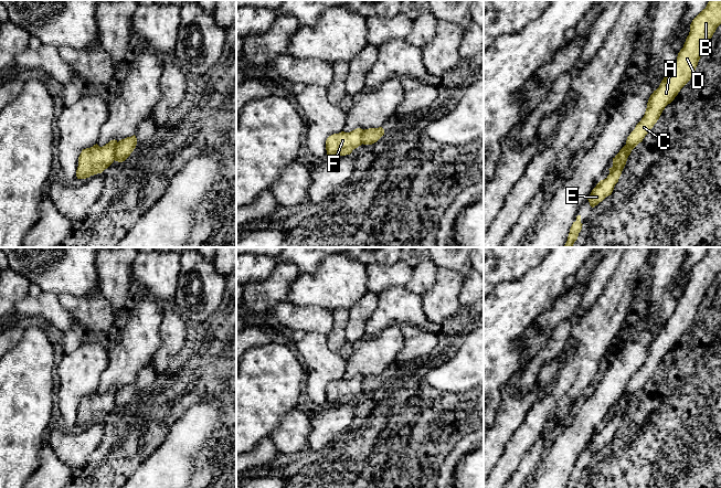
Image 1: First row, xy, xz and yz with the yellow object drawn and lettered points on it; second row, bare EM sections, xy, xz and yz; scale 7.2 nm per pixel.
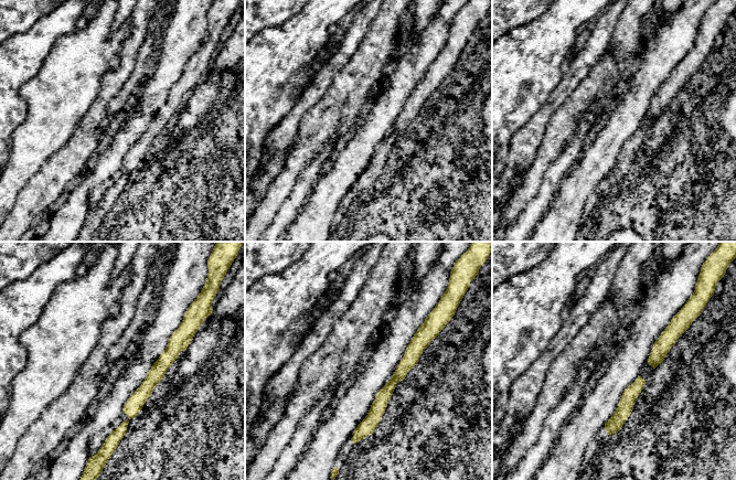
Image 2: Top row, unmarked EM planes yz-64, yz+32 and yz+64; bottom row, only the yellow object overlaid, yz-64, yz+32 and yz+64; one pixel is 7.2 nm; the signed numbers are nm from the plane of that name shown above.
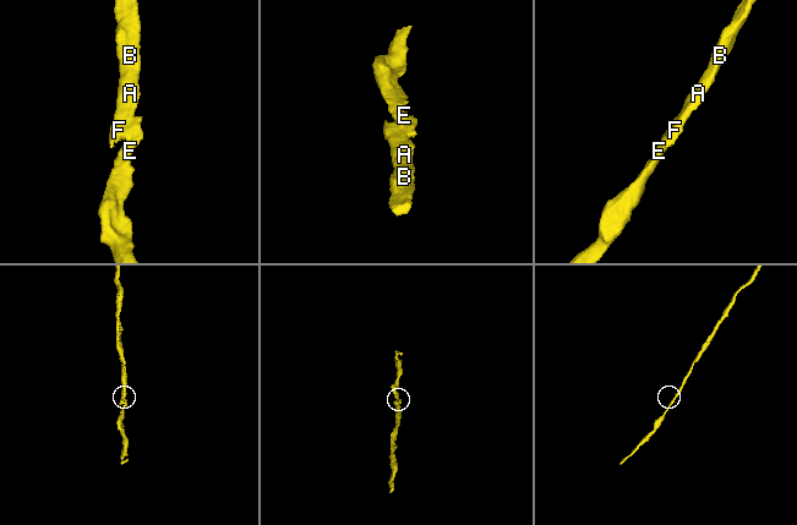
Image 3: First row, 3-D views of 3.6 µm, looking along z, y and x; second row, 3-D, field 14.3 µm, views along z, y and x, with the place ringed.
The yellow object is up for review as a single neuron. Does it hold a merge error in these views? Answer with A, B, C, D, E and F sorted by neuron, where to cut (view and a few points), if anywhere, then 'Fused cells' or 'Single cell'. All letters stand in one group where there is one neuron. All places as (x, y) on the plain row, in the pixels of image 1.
Groups: A B C D F / E. Split along xy (117, 390), (114, 406). Fused cells

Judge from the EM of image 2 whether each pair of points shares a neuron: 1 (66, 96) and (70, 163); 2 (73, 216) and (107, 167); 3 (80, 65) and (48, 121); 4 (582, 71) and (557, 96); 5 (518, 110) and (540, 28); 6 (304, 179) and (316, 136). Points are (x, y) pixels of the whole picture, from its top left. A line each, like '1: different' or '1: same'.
1: different
2: same
3: same
4: same
5: same
6: different

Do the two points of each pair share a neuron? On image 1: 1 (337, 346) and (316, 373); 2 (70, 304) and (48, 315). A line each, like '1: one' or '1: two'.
1: two
2: two

